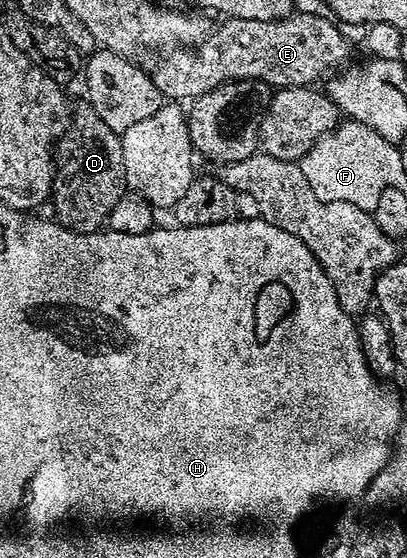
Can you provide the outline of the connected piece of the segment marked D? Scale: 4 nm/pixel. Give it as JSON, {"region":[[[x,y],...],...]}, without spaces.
{"region":[[[87,104],[75,107],[76,130],[54,147],[56,174],[52,178],[50,207],[55,221],[73,234],[95,234],[107,223],[112,209],[126,194],[121,135],[111,130]]]}

